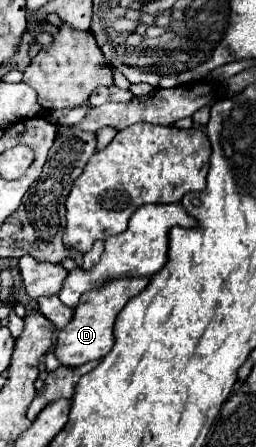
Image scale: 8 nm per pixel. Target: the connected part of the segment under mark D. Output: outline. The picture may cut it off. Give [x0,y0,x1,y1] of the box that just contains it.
[55,277,149,367]

